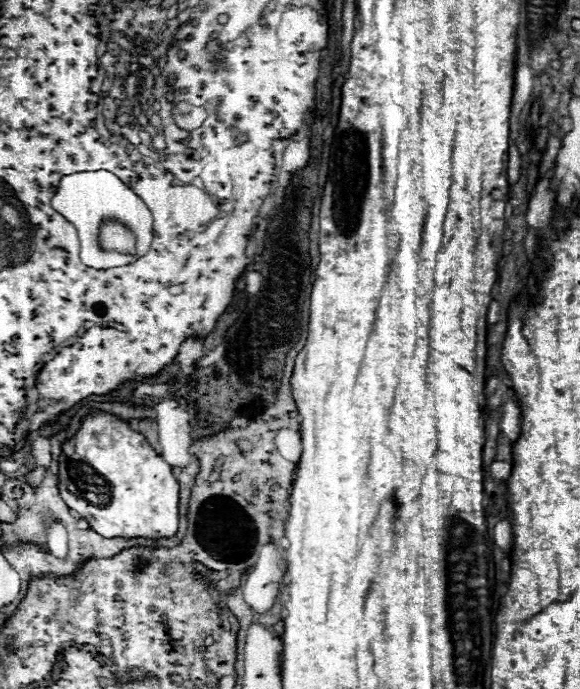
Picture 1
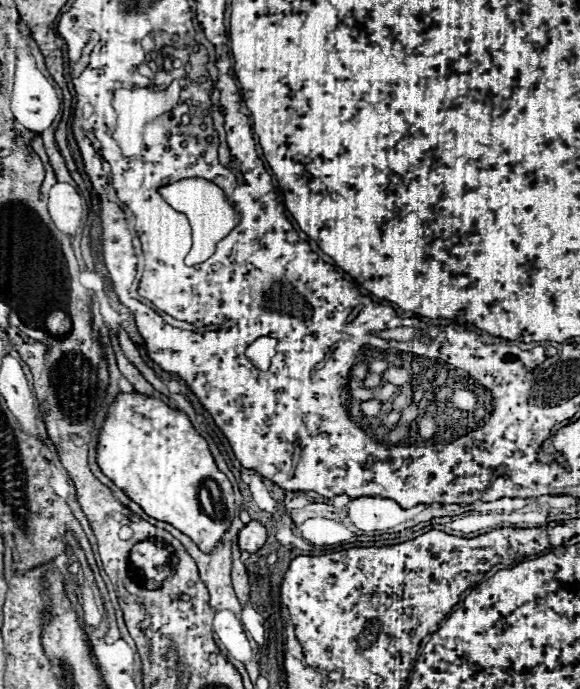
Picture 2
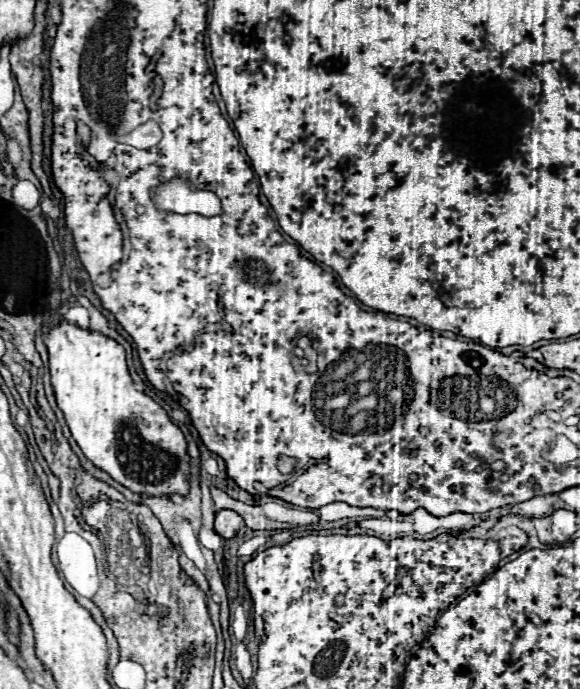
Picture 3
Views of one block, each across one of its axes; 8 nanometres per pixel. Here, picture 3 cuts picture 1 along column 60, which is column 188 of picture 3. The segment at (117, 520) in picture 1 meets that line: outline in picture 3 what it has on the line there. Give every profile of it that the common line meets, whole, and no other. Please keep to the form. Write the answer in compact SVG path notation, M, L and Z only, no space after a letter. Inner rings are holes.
M66 320L50 328L50 332L44 336L44 342L50 354L50 380L58 408L64 412L66 424L72 430L72 438L78 442L84 456L134 494L140 496L148 494L160 498L170 498L174 494L180 494L186 498L190 494L190 466L192 466L186 438L158 402L154 402L150 396L134 388L134 382L126 366L124 348L116 340L100 332L82 330L78 326L68 324Z

